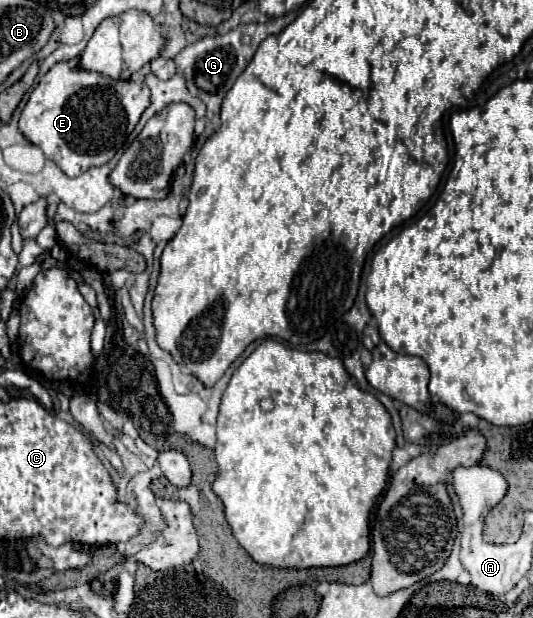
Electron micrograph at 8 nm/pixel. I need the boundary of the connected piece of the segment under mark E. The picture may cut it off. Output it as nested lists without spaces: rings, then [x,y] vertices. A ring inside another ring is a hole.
[[[60,62],[34,86],[18,126],[28,142],[40,146],[48,160],[56,162],[66,176],[74,178],[84,174],[90,166],[108,162],[124,148],[128,134],[134,130],[148,104],[150,90],[142,82],[132,84],[128,80],[114,80],[98,72],[74,70],[70,62]]]

